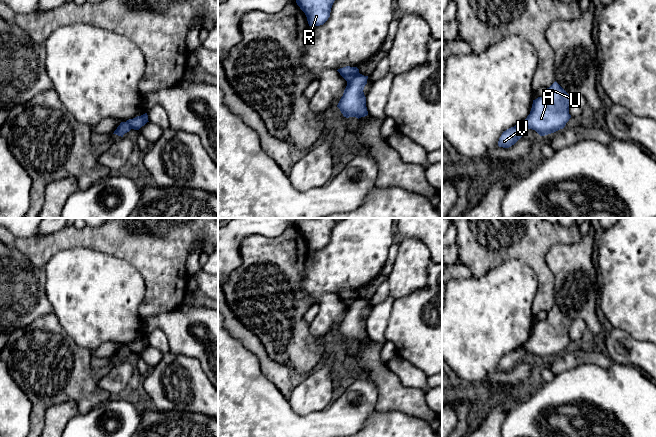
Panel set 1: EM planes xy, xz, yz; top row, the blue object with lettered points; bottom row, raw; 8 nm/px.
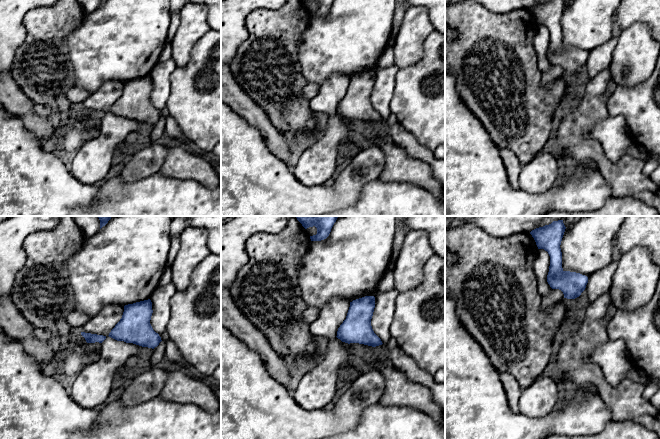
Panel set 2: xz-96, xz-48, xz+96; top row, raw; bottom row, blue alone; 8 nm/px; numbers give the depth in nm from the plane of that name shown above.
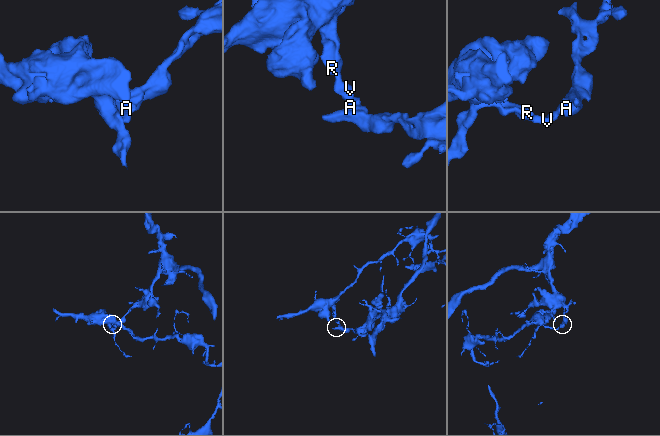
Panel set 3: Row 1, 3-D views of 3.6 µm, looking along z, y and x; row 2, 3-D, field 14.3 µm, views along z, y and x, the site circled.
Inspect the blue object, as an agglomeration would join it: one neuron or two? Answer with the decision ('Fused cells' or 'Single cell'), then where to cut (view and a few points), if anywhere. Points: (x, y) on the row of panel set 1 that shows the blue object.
Fused cells. Split along xz (359, 73), (347, 81)

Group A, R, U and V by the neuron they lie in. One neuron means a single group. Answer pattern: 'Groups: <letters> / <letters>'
Groups: A U / R V

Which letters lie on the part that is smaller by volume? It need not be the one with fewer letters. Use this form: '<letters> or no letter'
R, V

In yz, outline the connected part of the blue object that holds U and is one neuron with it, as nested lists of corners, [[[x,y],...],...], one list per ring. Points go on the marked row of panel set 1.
[[[556,81],[547,88],[547,94],[533,100],[530,114],[523,122],[527,129],[545,136],[563,129],[571,118],[570,96]]]

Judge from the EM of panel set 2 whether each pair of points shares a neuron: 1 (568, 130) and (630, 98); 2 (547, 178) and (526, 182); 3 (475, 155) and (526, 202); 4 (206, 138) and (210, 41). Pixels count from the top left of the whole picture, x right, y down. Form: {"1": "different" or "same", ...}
{"1": "different", "2": "same", "3": "same", "4": "same"}

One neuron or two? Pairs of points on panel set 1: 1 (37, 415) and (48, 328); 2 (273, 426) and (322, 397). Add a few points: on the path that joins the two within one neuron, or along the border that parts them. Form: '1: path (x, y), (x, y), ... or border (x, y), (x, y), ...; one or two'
1: path (42, 393), (45, 384), (45, 350); one
2: border (288, 399), (298, 414), (318, 411); two

